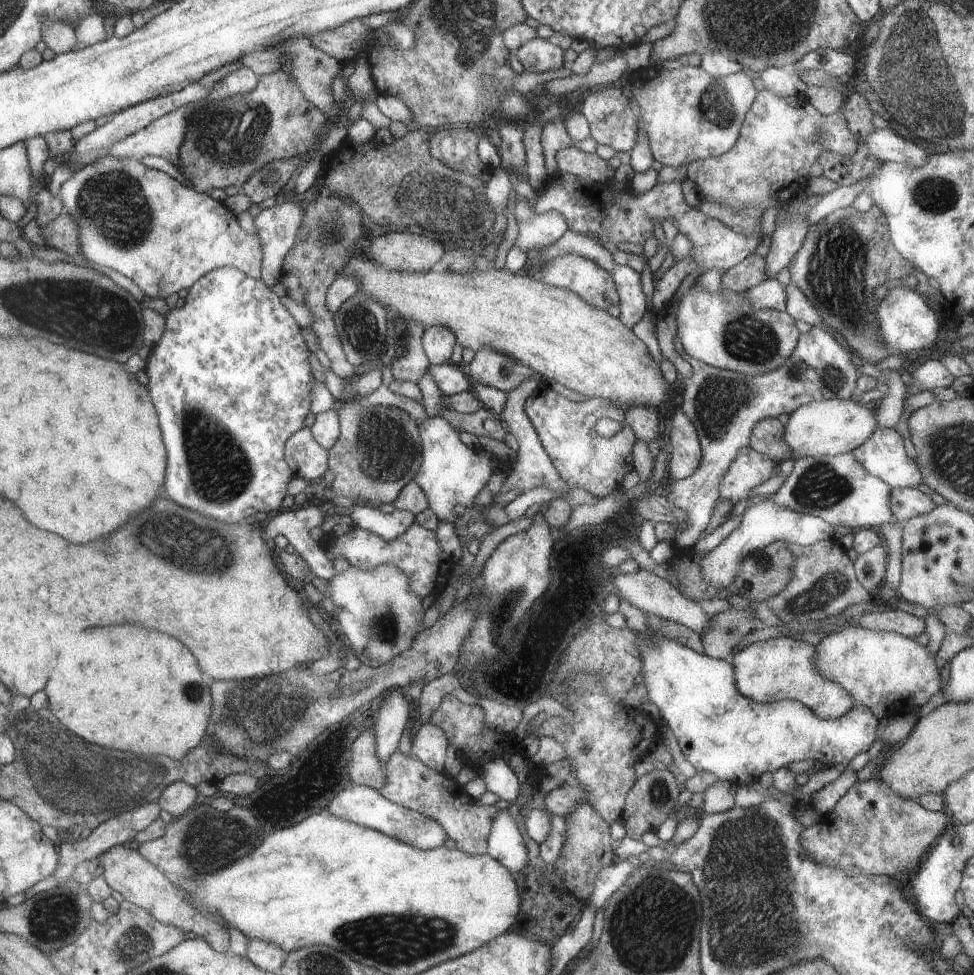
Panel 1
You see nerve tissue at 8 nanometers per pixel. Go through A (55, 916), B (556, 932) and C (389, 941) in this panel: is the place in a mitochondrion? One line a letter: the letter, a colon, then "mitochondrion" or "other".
A: mitochondrion
B: other
C: mitochondrion

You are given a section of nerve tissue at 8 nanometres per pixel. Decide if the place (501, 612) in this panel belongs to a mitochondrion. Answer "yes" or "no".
yes

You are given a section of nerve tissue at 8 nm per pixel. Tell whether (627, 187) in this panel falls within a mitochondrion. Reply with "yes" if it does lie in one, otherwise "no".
no

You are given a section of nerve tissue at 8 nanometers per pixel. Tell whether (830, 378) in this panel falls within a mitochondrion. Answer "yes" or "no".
yes

